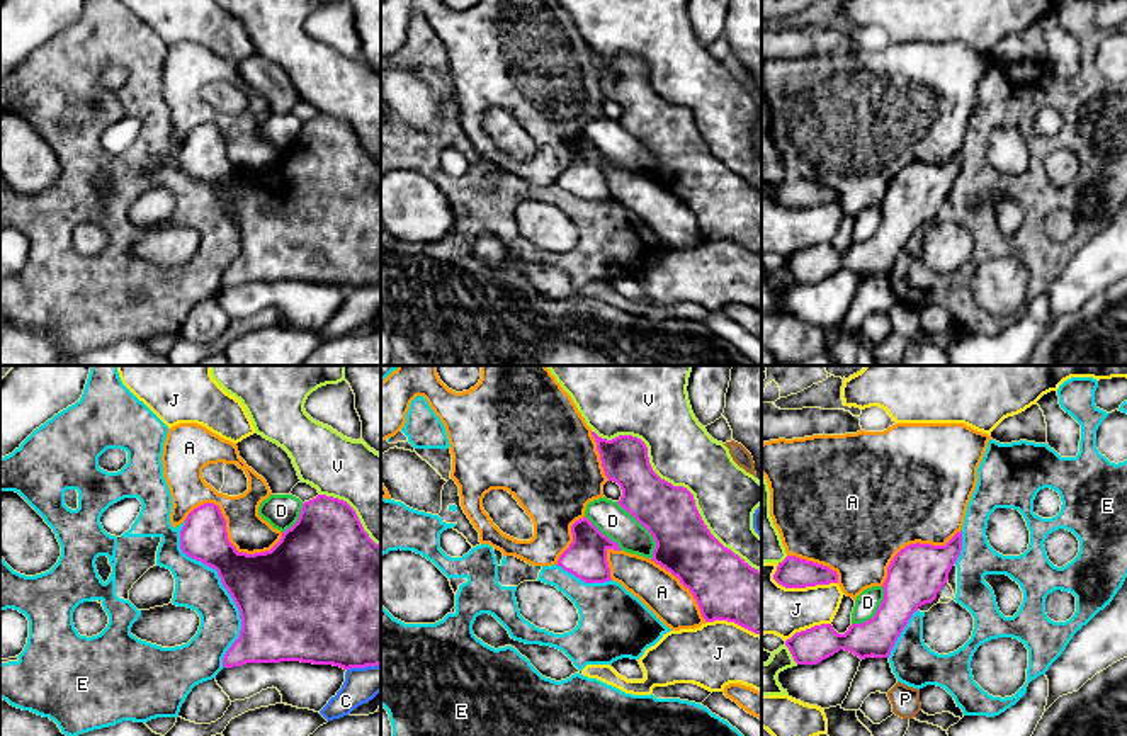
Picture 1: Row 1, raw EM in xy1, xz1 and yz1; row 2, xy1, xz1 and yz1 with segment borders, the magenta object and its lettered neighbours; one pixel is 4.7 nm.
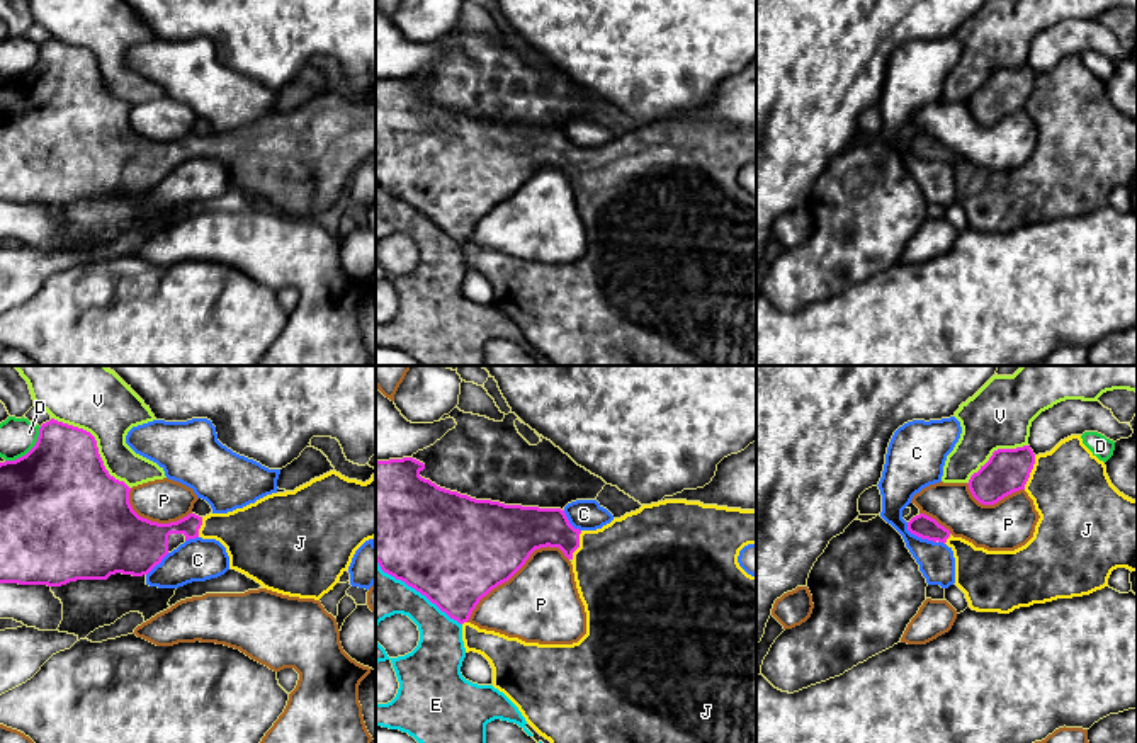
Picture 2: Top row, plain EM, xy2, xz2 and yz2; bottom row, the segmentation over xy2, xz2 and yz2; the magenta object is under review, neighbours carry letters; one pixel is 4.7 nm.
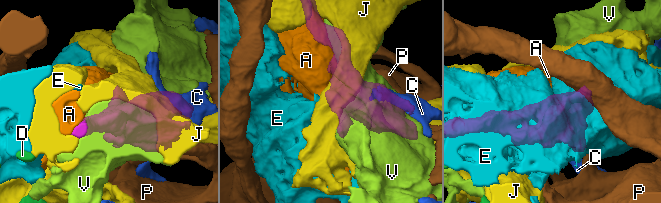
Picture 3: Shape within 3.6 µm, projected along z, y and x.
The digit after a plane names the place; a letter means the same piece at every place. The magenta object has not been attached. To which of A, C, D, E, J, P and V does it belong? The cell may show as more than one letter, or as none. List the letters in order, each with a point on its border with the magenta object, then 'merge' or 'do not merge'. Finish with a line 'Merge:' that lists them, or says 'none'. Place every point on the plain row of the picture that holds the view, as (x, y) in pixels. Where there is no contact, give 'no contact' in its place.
A: xy1 (226, 153) | do not merge
C: yz2 (918, 155) | do not merge
D: xz1 (646, 147) | do not merge
E: xy1 (223, 204) | do not merge
J: yz1 (804, 206) | merge
P: xz2 (514, 192) | do not merge
V: xz1 (677, 106) | do not merge
Merge: J

